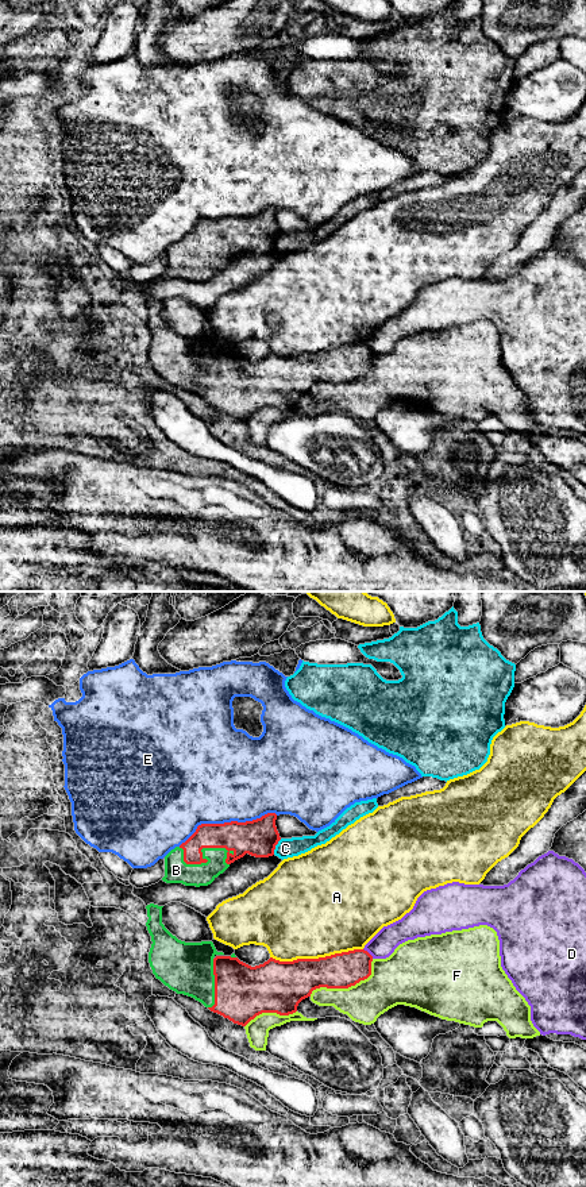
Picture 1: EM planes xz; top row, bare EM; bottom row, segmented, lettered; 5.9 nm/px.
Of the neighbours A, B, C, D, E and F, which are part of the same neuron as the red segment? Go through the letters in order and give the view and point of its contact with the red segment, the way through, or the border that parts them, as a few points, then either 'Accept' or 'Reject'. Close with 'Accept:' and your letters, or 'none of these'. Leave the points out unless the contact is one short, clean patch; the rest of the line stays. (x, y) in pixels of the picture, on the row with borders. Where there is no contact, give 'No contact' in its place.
A: Touches red at xz (316, 959). Reject
B: Touches red at xz (204, 859). Accept
C: Touches red at xz (274, 847). Reject
D: Touches red at xz (369, 954). Boundary: xz (363, 948), (373, 958). Reject
E: Touches red at xz (227, 823). Reject
F: Touches red at xz (346, 987). Reject
Accept: B

